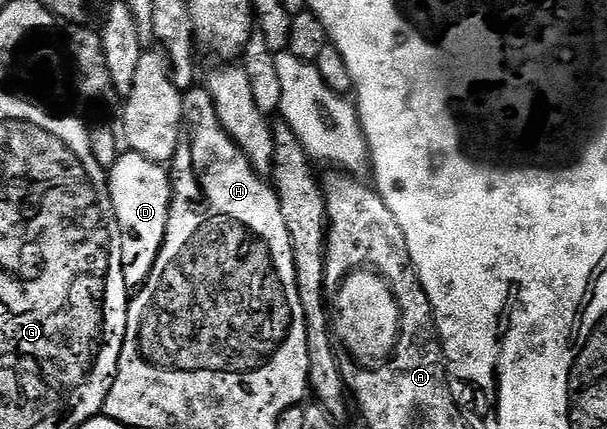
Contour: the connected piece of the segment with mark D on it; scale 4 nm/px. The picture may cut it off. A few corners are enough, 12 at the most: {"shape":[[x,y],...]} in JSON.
{"shape":[[133,151],[108,171],[127,286],[168,231],[165,164]]}

